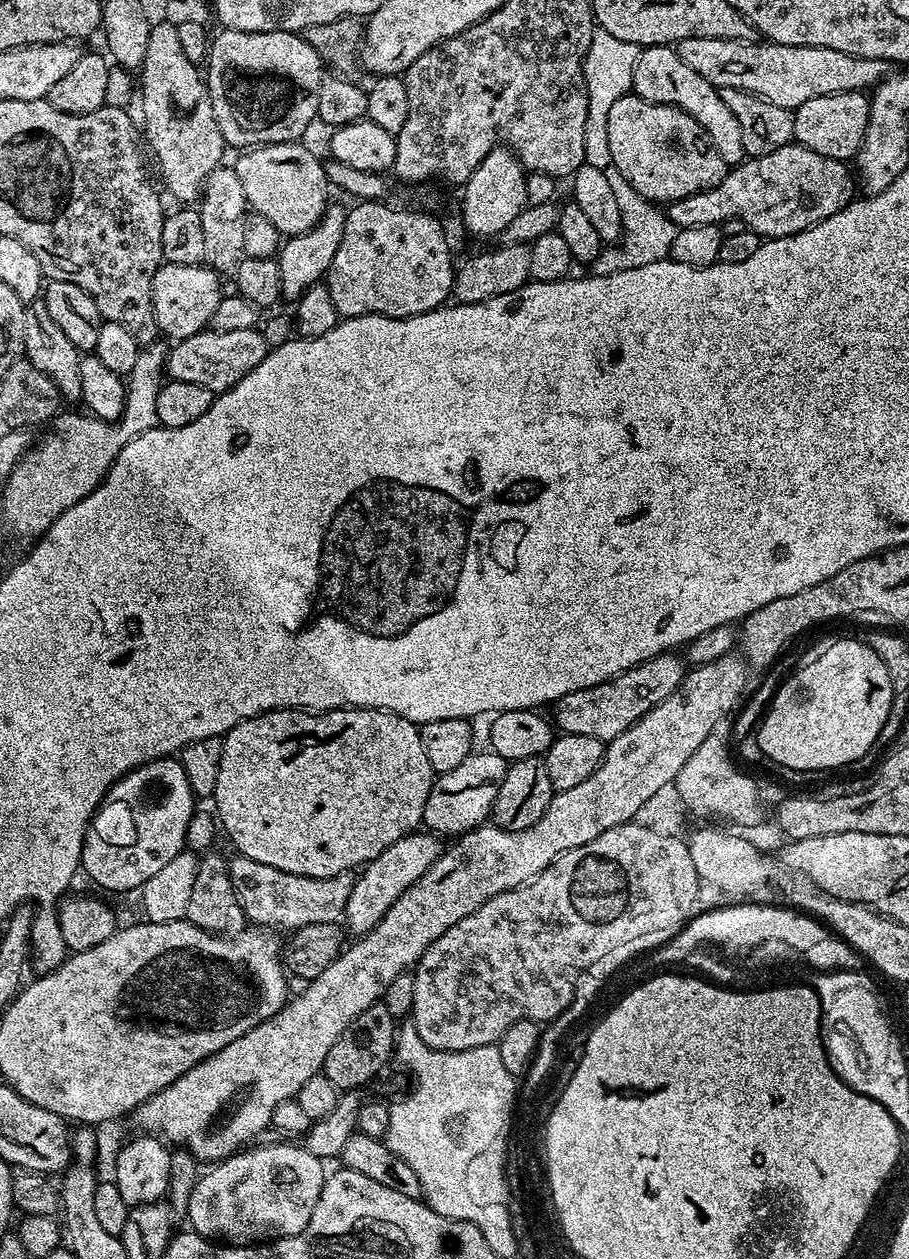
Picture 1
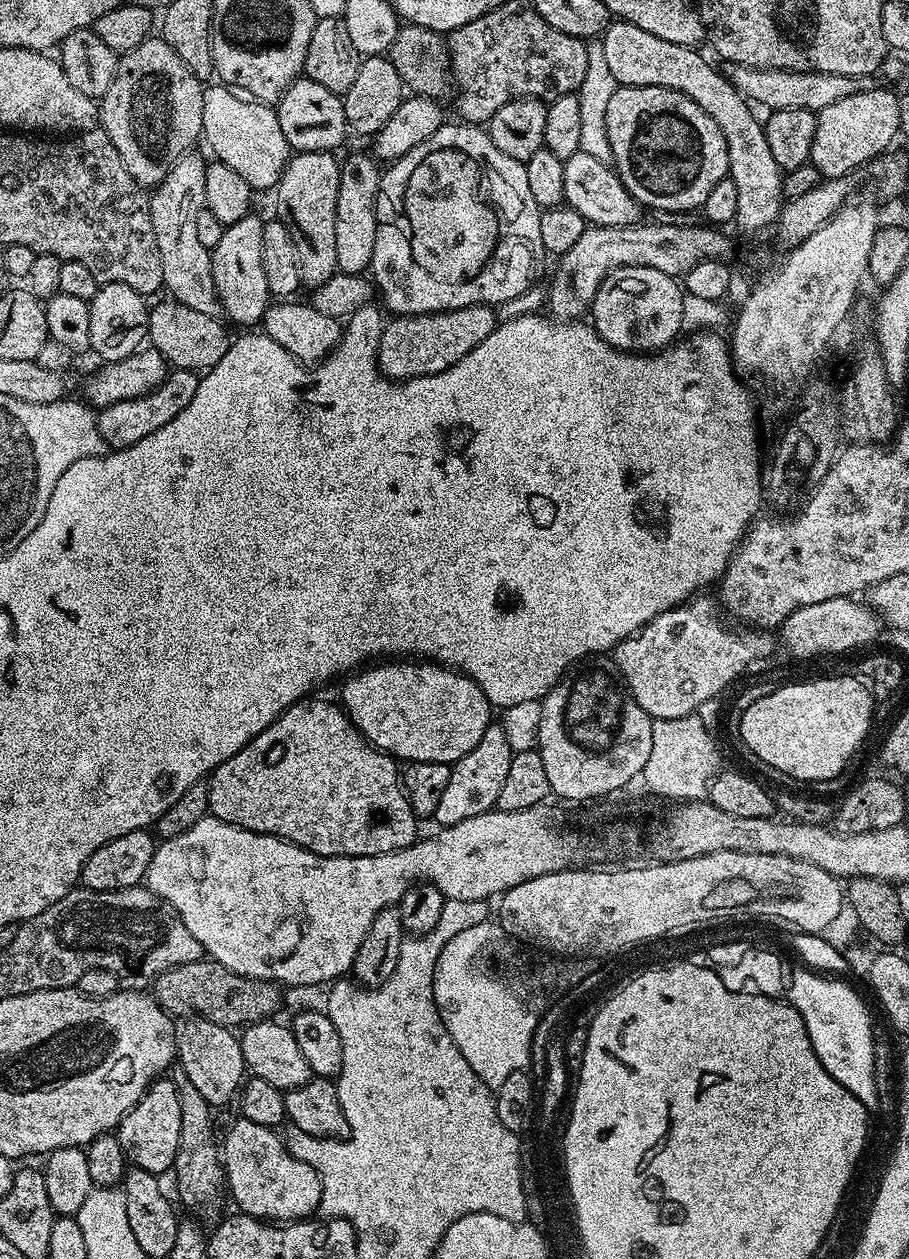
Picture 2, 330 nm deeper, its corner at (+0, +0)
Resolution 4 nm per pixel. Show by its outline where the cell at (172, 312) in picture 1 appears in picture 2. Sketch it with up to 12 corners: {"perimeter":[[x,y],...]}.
{"perimeter":[[265,221],[227,225],[211,249],[216,295],[238,324],[270,307]]}

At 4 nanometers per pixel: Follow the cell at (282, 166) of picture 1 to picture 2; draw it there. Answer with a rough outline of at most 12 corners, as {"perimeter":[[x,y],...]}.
{"perimeter":[[227,86],[204,93],[203,139],[253,190],[290,149],[275,111]]}

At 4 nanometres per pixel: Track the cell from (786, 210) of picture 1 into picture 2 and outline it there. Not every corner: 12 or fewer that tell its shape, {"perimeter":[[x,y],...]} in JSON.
{"perimeter":[[564,161],[564,204],[598,228],[641,223],[615,167]]}

